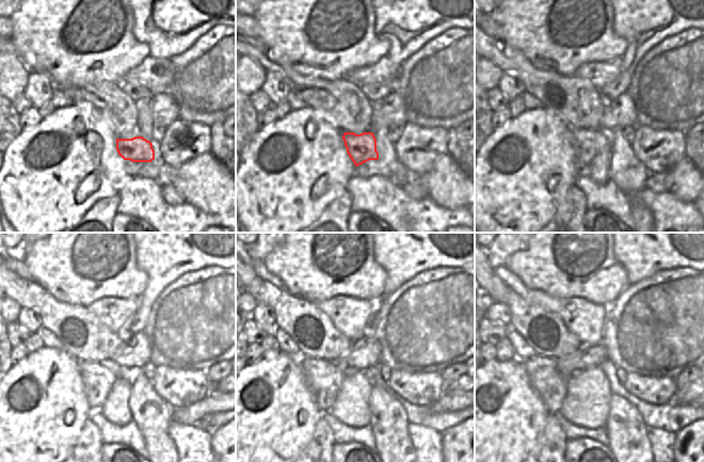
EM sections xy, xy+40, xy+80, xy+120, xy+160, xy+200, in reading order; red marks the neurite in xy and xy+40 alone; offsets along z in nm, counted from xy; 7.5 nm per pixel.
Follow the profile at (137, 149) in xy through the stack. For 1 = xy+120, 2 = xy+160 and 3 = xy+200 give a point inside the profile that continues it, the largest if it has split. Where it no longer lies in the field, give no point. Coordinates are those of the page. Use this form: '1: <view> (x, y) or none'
1: xy+120 (97, 380)
2: xy+160 (323, 378)
3: xy+200 (548, 383)

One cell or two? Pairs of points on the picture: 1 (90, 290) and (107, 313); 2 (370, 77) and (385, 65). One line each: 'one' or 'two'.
1: two
2: one

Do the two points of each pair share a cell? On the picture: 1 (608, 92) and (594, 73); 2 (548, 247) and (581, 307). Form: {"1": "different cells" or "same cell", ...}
{"1": "different cells", "2": "different cells"}

